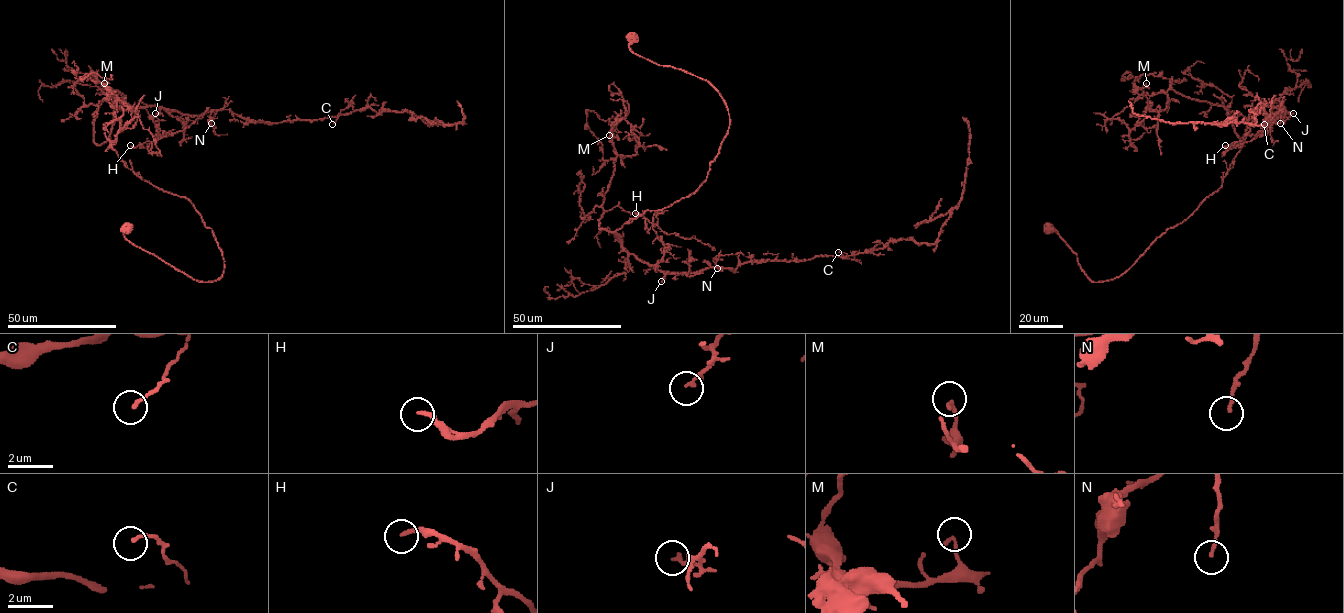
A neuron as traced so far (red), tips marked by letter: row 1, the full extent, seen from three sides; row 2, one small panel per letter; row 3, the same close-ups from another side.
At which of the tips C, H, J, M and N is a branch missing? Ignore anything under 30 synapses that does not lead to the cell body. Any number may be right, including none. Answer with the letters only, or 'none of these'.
none of these

